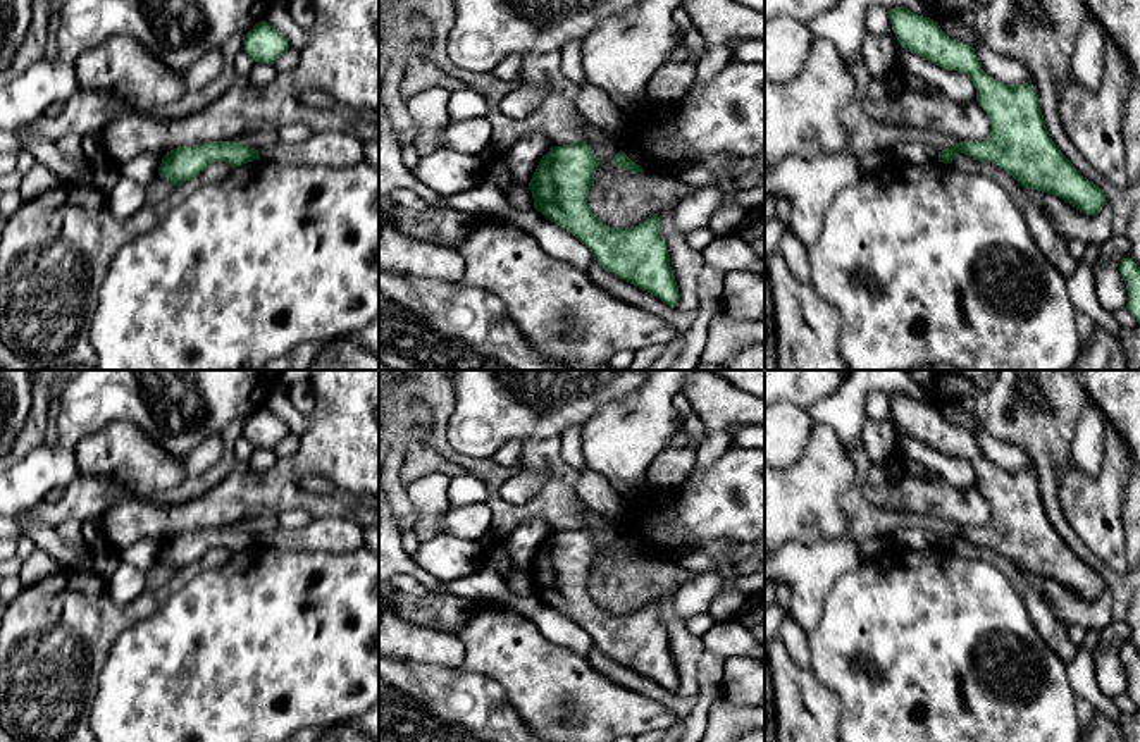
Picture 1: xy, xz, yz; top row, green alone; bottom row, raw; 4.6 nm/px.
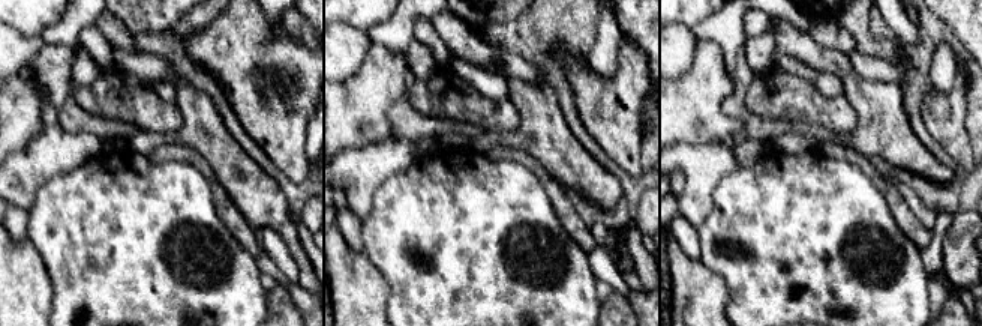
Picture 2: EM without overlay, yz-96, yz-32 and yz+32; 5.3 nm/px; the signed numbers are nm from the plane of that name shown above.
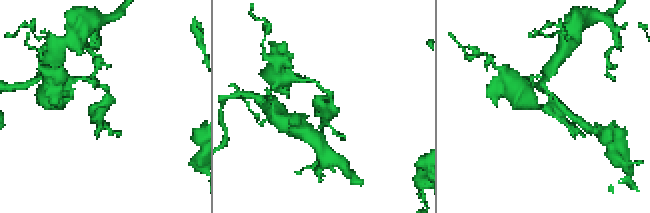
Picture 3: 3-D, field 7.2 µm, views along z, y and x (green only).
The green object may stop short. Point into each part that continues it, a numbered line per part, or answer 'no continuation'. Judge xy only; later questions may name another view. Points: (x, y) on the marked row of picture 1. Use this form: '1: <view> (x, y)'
no continuation

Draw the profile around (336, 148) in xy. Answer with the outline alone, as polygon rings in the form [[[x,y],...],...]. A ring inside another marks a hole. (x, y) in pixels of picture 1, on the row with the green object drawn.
[[[353,131],[312,133],[298,145],[277,143],[258,150],[260,160],[279,165],[344,167],[363,160],[363,141]]]

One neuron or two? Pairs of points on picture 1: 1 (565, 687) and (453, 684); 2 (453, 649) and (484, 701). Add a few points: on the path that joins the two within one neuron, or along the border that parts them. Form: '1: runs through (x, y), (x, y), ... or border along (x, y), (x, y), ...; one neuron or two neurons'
1: border along (462, 670), (491, 677), (522, 720); two neurons
2: border along (417, 663), (441, 663), (457, 670); two neurons

